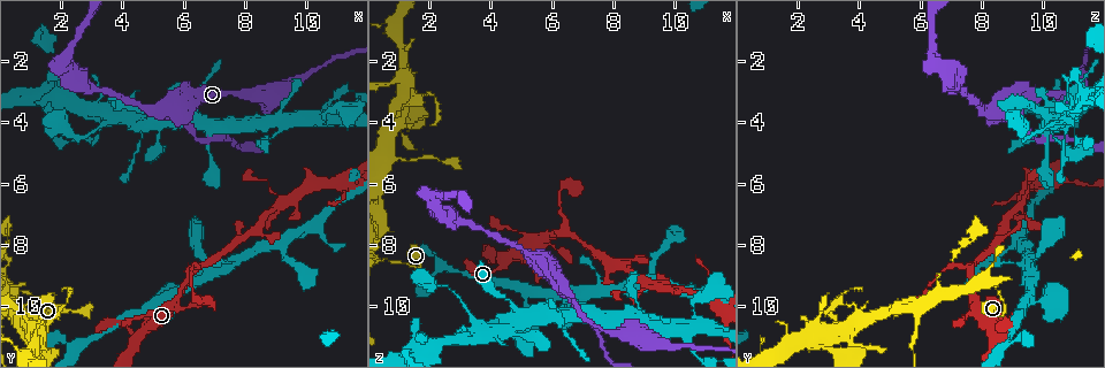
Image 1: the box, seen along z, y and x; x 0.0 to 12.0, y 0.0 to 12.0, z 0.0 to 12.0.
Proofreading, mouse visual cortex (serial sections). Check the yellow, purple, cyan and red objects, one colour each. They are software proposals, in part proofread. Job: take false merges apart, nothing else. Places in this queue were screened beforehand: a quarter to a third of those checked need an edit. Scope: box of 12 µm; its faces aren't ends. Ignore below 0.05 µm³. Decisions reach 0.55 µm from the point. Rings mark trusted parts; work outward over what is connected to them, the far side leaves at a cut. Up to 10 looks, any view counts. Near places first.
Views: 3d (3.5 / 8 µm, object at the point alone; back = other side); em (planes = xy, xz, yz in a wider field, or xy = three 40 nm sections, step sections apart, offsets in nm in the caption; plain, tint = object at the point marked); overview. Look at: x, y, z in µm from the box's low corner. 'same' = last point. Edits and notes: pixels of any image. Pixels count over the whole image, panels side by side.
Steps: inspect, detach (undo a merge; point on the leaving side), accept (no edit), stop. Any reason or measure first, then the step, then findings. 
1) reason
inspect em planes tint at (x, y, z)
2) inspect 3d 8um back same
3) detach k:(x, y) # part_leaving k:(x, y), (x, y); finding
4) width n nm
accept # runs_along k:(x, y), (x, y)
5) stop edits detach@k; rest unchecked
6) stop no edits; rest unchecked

four arms meet
inspect 3d 8um at (1.1, 10.7, 3.2)

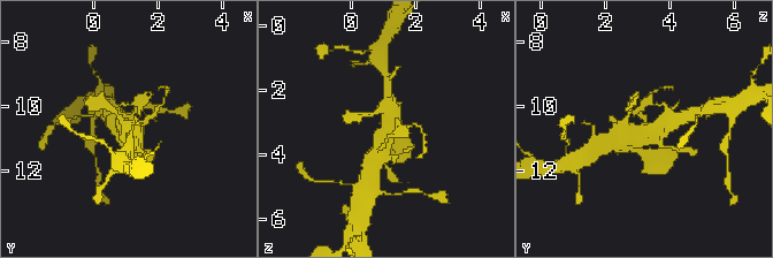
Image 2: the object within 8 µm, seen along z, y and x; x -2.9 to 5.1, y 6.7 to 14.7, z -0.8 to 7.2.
inspect 3d 3.5um at (1.1, 10.8, 3.2)

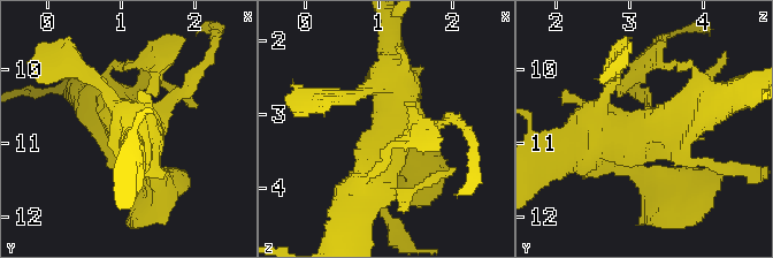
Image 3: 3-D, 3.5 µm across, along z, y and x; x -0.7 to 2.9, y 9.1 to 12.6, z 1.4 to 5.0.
accept # runs_along 3:(708, 101), (634, 134), (574, 144); continuous, no second cell

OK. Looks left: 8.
inspect 3d 3.5um at (10.5, 3.9, 10.5)

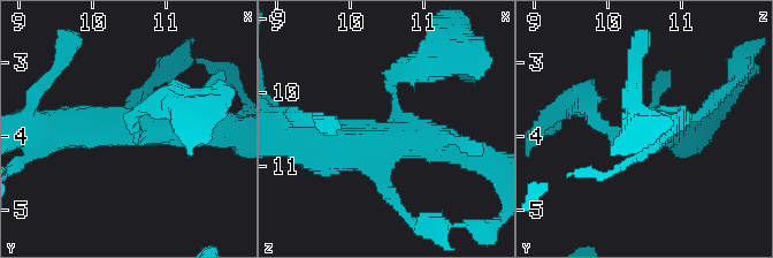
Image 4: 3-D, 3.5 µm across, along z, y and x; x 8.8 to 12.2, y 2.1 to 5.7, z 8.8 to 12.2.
arms 4; arm_widths 150, 150, 400, 450 nm
inspect em planes tint at (10.55, 3.95, 10.60)

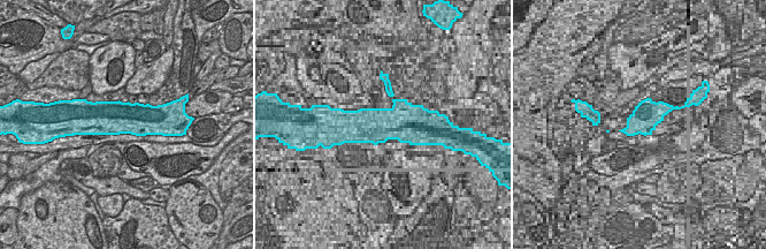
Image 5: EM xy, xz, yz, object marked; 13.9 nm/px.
width 480 nm
accept # runs_along 4:(314, 141), (382, 141), (396, 129), (396, 75); one cell here

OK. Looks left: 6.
a fork
inspect 3d 8um at (9.1, 6.6, 9.4)

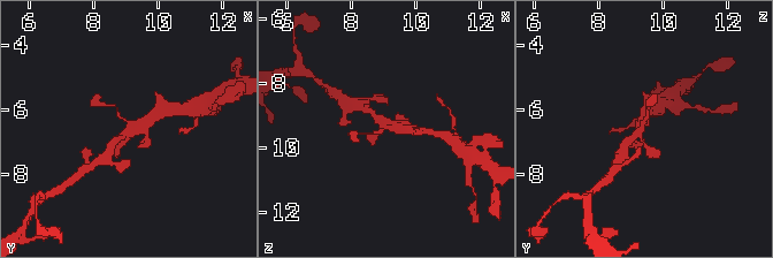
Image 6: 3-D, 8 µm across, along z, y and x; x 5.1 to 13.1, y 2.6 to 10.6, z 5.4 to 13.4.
closer look
inspect 3d 3.5um back at (9.2, 6.7, 9.4)

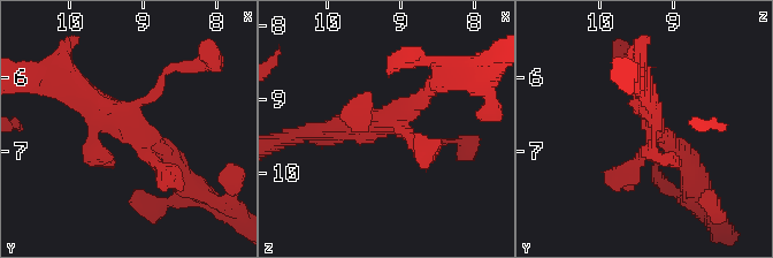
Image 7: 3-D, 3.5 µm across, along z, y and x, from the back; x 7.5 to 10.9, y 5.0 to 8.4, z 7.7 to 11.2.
inspect em xy step 2 tint at (9.15, 6.65, 9.30)

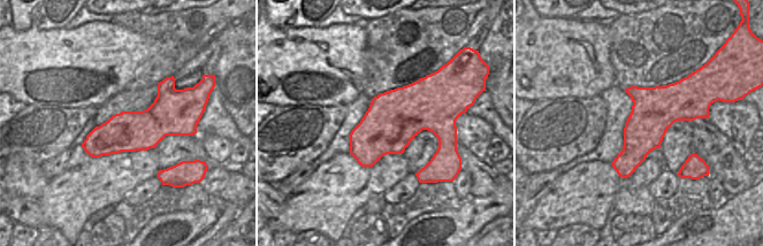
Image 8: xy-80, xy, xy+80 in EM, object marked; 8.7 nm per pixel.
accept # continuous, no second cell

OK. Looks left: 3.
sharp bend
inspect 3d 3.5um back at (11.1, 5.9, 9.8)

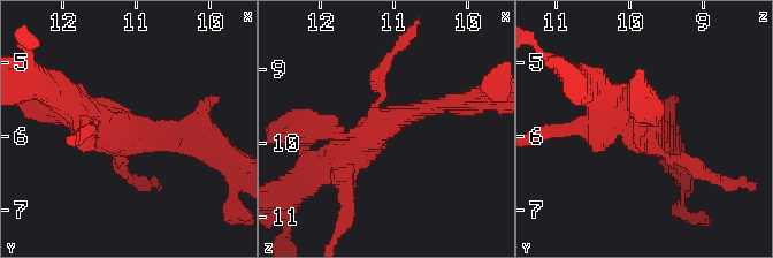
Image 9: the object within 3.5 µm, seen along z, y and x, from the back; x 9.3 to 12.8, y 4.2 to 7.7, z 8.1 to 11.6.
need the tissue
inspect em xy step 2 tint at (11.15, 5.95, 9.80)

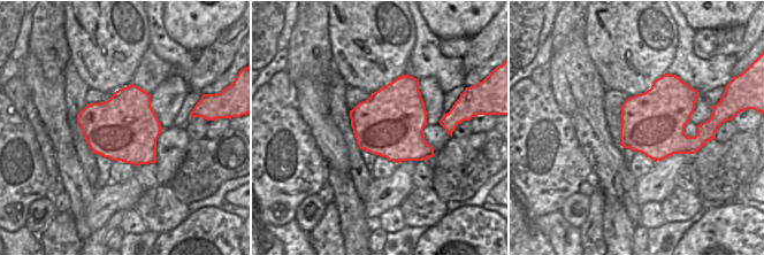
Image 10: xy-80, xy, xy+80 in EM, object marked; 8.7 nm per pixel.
accept # runs_along 9:(452, 104), (389, 121), (343, 162), (346, 183); one cell here

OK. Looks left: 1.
stop no edits; rest unchecked

